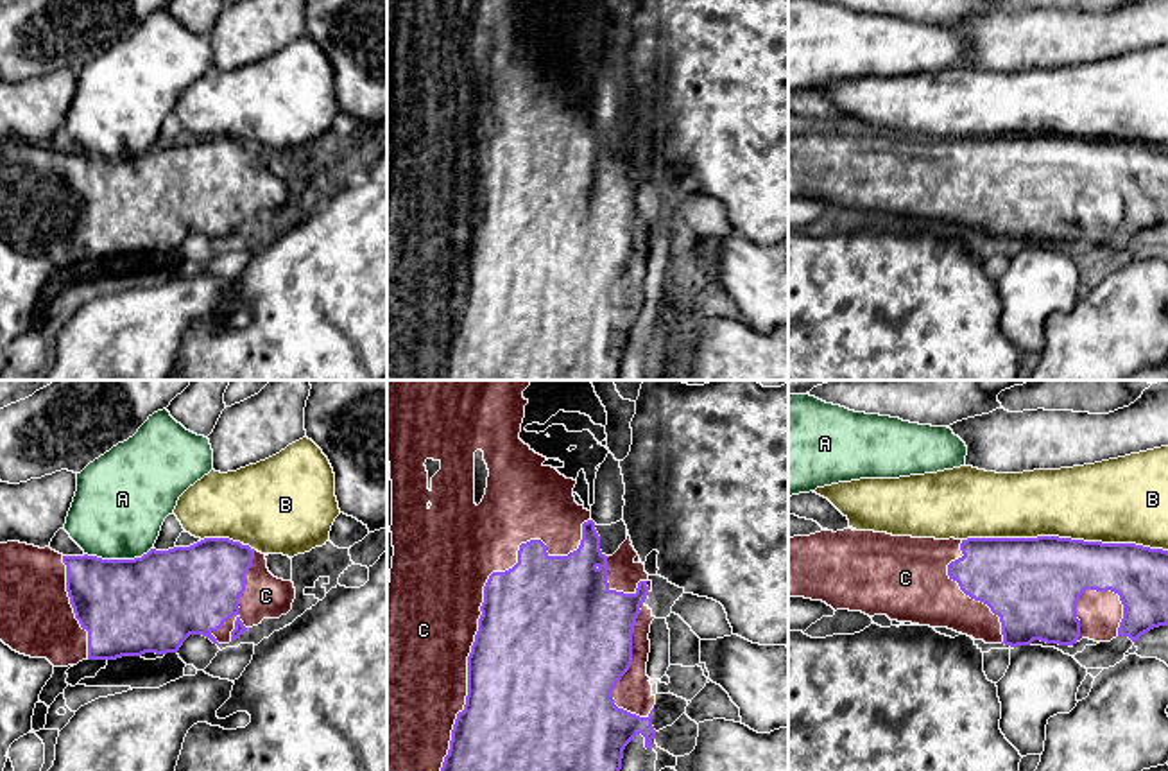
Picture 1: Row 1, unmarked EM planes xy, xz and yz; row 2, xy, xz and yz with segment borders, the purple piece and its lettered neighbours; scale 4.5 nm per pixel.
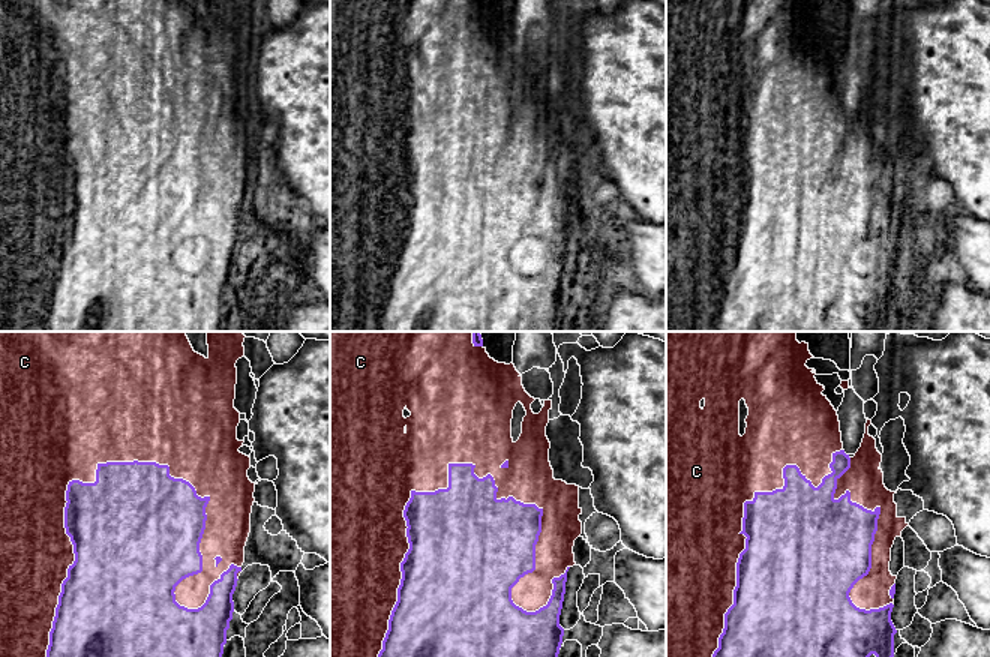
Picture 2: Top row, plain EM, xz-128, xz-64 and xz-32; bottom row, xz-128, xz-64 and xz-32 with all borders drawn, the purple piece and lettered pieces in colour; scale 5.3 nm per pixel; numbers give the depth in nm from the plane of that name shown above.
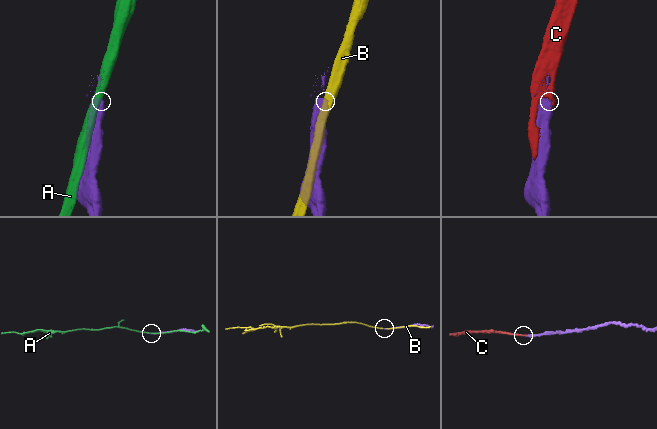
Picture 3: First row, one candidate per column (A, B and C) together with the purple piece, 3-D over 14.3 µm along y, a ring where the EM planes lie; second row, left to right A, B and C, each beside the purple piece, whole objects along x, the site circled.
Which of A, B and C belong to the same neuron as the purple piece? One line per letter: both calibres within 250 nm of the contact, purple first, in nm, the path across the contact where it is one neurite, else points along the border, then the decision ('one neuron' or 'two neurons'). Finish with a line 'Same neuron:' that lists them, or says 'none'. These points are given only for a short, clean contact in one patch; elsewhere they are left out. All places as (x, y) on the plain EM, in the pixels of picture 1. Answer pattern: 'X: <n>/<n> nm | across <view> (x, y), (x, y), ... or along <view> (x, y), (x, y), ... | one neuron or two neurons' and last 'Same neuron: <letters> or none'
A: 440/420 nm | two neurons
B: 420/360 nm | two neurons
C: 480/440 nm | one neuron
Same neuron: C

